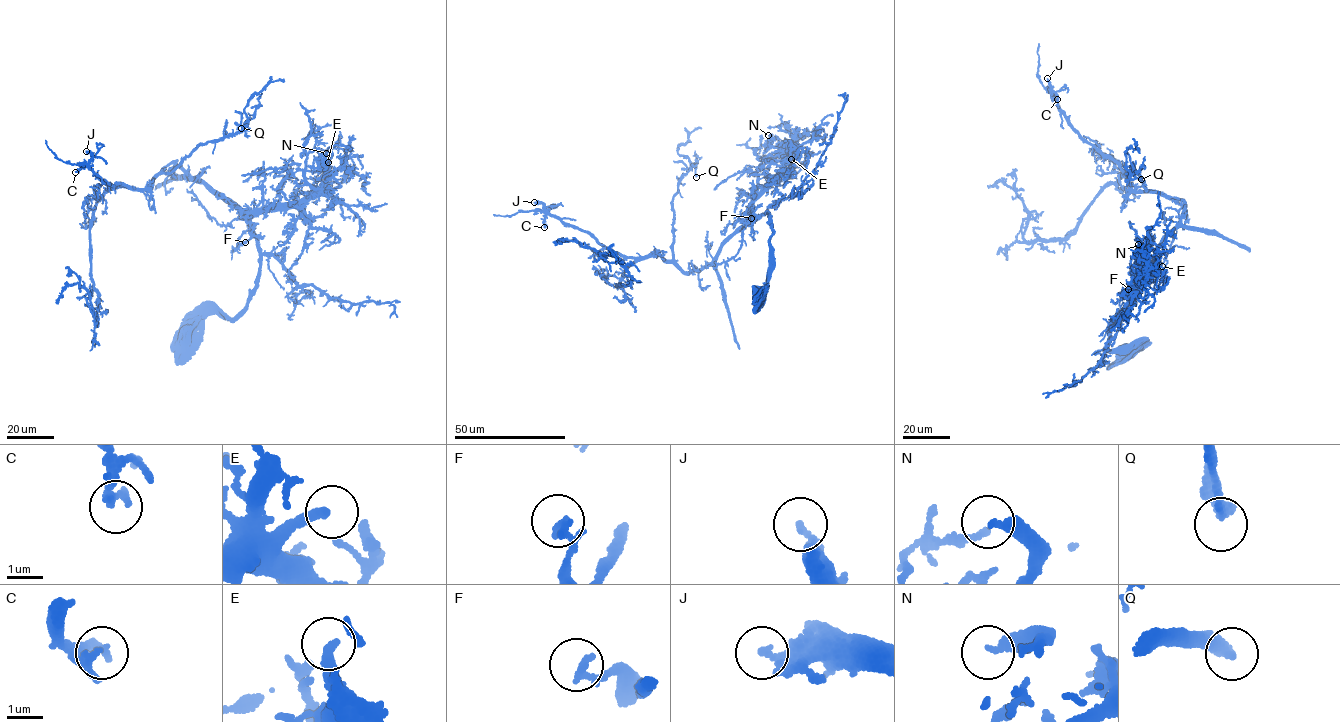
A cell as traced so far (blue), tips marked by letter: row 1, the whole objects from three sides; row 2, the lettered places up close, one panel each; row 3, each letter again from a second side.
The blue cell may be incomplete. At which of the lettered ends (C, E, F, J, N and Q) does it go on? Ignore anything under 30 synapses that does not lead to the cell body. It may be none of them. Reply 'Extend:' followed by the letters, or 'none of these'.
Extend: E, J

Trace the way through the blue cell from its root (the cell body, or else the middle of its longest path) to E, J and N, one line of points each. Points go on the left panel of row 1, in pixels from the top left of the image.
E: (190, 330), (213, 313), (231, 319), (245, 307), (260, 258), (251, 218), (312, 194), (327, 176), (328, 162)
J: (190, 330), (246, 305), (260, 255), (251, 222), (175, 164), (134, 190), (99, 178), (86, 151)
N: (190, 330), (245, 307), (260, 258), (251, 218), (315, 192), (326, 153)

